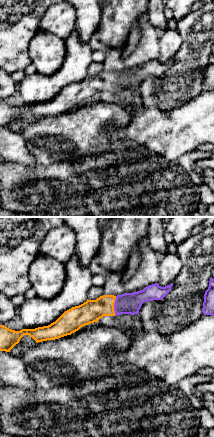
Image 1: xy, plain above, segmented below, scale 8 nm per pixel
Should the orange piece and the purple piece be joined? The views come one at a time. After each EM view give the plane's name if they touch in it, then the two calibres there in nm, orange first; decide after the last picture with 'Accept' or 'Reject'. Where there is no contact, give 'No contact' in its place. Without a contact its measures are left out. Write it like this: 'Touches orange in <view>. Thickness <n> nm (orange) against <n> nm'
Touches orange in xy. Thickness 180 nm (orange) against 180 nm

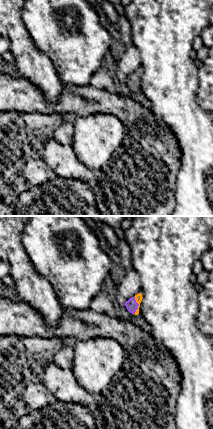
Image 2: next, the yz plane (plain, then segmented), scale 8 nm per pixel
Touches orange in yz. Thickness 60 nm (orange) against 90 nm

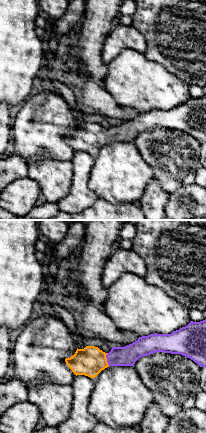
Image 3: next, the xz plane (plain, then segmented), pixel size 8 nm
Touches orange in xz. Thickness 240 nm (orange) against 160 nm

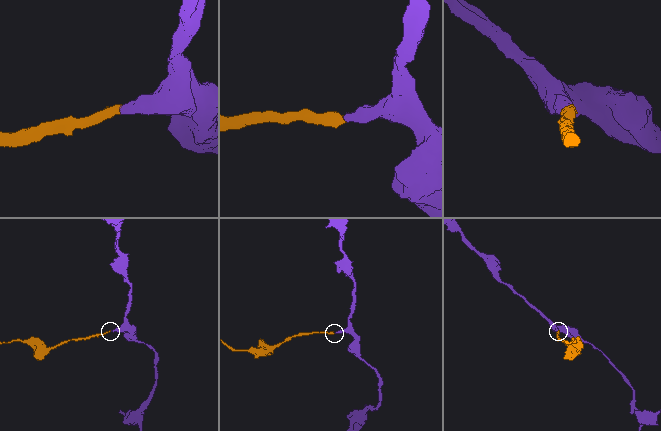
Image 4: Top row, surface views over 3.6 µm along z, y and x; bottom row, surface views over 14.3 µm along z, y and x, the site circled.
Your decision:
Accept

